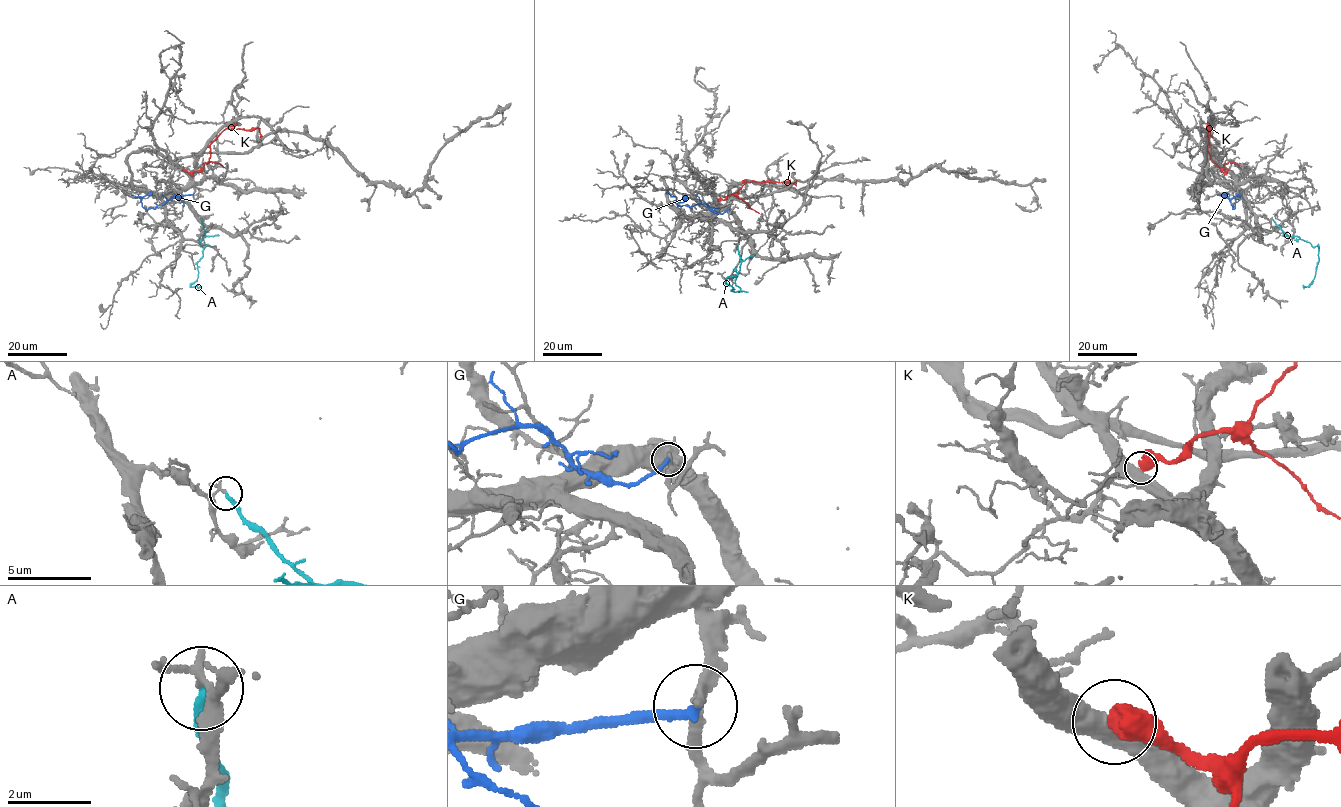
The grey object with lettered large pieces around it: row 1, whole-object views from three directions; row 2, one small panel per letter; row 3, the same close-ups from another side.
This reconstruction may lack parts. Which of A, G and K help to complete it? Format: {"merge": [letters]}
{"merge": []}

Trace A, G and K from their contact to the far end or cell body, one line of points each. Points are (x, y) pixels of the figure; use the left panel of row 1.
A: (202, 220), (206, 236), (200, 245), (205, 246), (197, 262), (198, 277), (191, 285), (201, 286)
G: (193, 194), (174, 196), (149, 209), (141, 203), (141, 198), (132, 195)
K: (183, 170), (198, 171), (209, 160), (210, 143), (226, 128), (258, 128), (261, 137)

